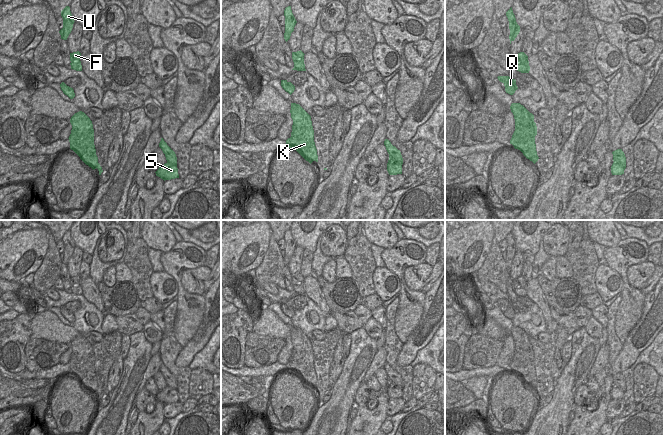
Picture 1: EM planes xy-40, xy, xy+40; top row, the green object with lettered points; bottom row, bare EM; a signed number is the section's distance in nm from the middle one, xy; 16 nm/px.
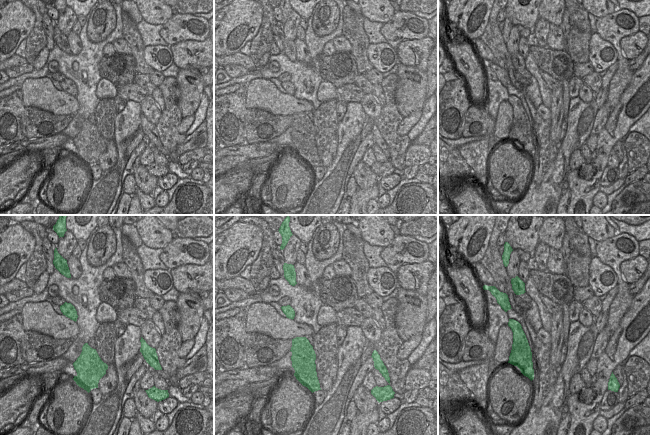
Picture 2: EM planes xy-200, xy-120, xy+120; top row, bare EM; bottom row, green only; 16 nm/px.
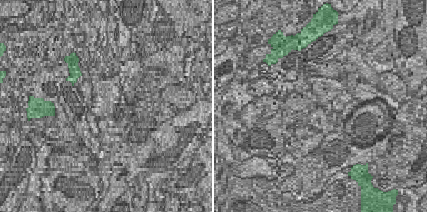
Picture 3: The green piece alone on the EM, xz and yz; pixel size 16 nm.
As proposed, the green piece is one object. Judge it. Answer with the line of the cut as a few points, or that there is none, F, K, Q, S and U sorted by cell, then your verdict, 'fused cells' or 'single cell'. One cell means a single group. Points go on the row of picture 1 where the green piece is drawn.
xy (388, 161), (394, 161), (401, 165) | F K Q U / S | fused cells

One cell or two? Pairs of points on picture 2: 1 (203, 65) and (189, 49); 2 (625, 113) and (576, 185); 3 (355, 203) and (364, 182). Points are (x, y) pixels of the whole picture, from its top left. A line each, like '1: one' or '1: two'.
1: one
2: one
3: two

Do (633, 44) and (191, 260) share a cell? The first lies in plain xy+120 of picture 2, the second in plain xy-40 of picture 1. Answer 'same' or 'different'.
different

